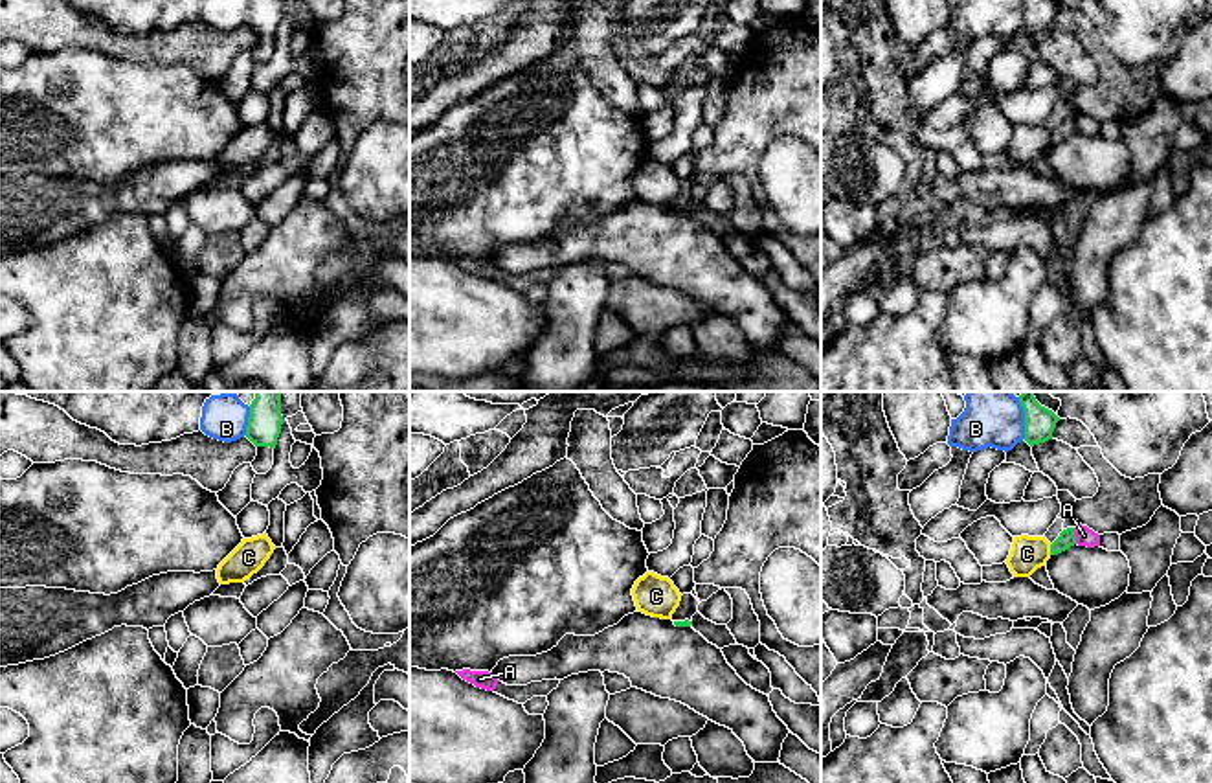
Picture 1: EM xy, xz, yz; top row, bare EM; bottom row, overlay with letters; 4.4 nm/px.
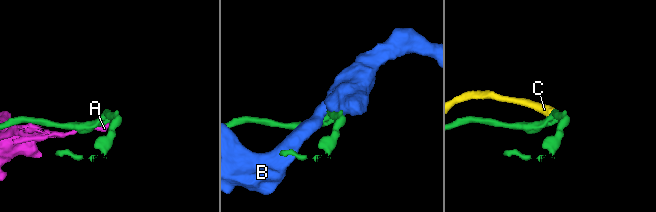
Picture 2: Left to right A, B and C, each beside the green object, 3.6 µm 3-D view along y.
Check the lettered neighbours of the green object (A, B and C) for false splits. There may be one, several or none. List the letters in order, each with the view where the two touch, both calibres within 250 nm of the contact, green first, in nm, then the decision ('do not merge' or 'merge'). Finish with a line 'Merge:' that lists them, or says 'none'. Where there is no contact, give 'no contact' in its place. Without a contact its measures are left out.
A: yz | 70/80 nm | do not merge
B: yz | 140/260 nm | do not merge
C: yz | 70/150 nm | do not merge
Merge: none

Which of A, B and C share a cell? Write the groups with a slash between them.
A / B / C

